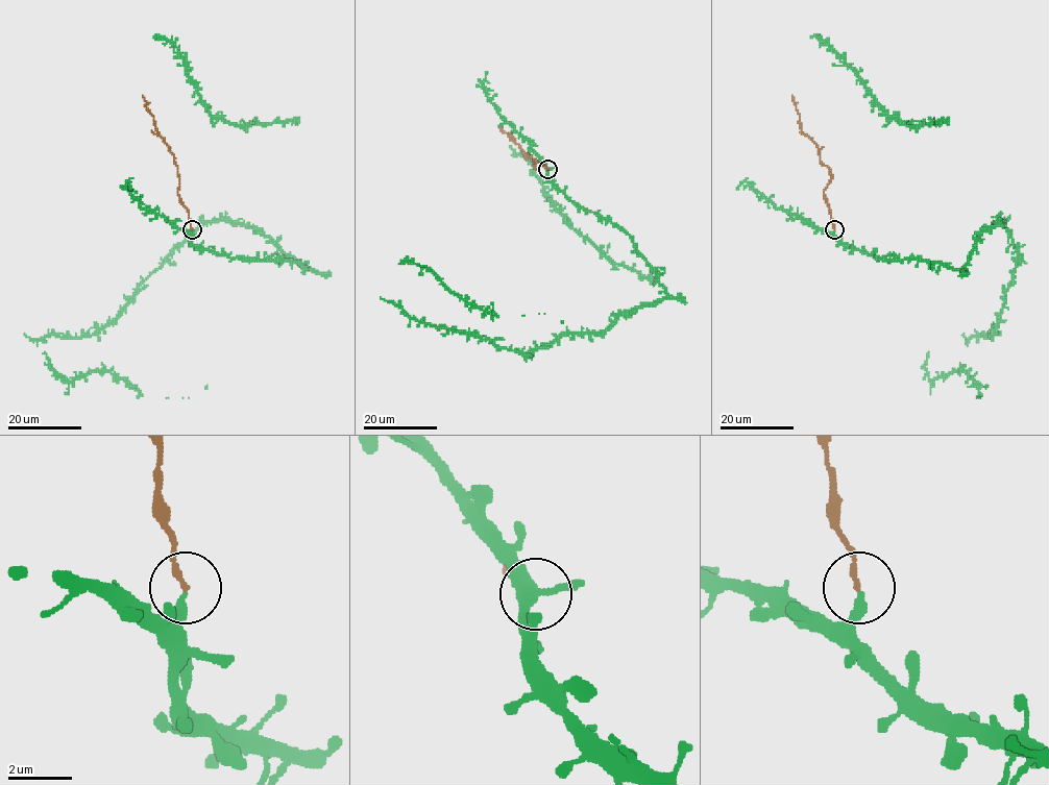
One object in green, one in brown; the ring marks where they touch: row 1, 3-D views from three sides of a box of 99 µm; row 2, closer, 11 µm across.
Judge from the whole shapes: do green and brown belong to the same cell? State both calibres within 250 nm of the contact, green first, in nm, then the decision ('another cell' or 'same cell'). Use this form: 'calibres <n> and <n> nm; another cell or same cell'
calibres 280 and 170 nm; another cell

